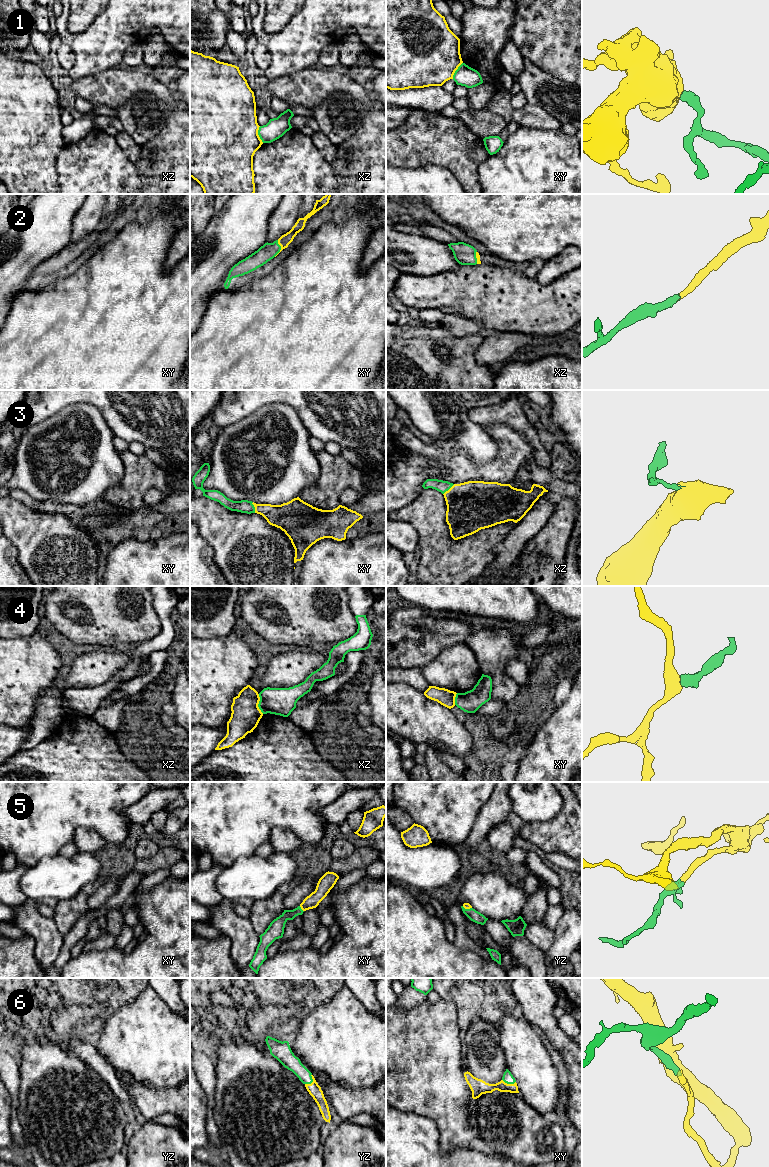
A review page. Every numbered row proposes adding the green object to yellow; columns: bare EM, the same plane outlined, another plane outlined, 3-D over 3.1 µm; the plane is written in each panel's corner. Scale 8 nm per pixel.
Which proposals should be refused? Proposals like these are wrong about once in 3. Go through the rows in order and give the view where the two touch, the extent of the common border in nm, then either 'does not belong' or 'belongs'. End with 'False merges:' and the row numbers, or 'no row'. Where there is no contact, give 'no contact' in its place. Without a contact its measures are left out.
1: meets yellow in xz; contact 140 nm long; does not belong
2: meets yellow in xy; contact 140 nm long; belongs
3: meets yellow in xz; contact 130 nm long; belongs
4: meets yellow in xz; contact 170 nm long; does not belong
5: meets yellow in xy; contact 60 nm long; belongs
6: meets yellow in yz; contact 100 nm long; belongs
False merges: 1, 4

